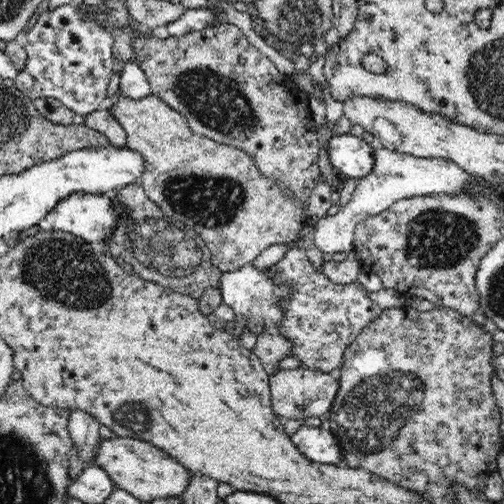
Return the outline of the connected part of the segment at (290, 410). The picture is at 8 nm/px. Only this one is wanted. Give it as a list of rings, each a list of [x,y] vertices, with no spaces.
[[[296,368],[294,370],[278,370],[269,375],[271,392],[271,409],[279,422],[288,420],[303,421],[300,426],[307,426],[307,418],[321,417],[329,412],[334,396],[338,392],[338,376],[320,370]]]

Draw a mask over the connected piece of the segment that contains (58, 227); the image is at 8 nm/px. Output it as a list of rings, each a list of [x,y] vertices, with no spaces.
[[[72,192],[65,198],[62,198],[61,202],[58,202],[57,206],[39,223],[39,227],[42,231],[62,231],[79,236],[93,245],[99,245],[102,240],[106,240],[114,228],[116,228],[116,222],[121,216],[121,210],[113,206],[110,198],[105,195],[88,194],[87,192]]]

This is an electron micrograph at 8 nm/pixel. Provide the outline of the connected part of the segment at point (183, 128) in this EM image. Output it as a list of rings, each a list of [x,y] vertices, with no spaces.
[[[121,90],[116,93],[115,102],[109,109],[110,115],[122,125],[127,149],[144,157],[145,168],[138,183],[142,184],[150,201],[164,211],[164,215],[177,219],[201,236],[210,251],[210,263],[220,274],[251,263],[272,244],[289,244],[299,238],[306,218],[303,206],[282,193],[274,180],[265,178],[246,152],[196,135],[182,113],[152,92],[140,100],[126,96]]]

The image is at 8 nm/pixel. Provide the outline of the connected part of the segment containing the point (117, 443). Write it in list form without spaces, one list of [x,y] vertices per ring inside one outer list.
[[[118,436],[110,440],[101,440],[95,465],[103,468],[118,488],[127,490],[143,503],[165,498],[181,498],[195,474],[150,442]]]

